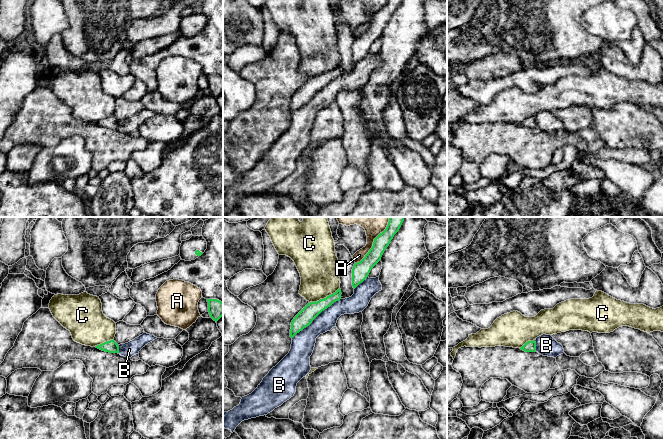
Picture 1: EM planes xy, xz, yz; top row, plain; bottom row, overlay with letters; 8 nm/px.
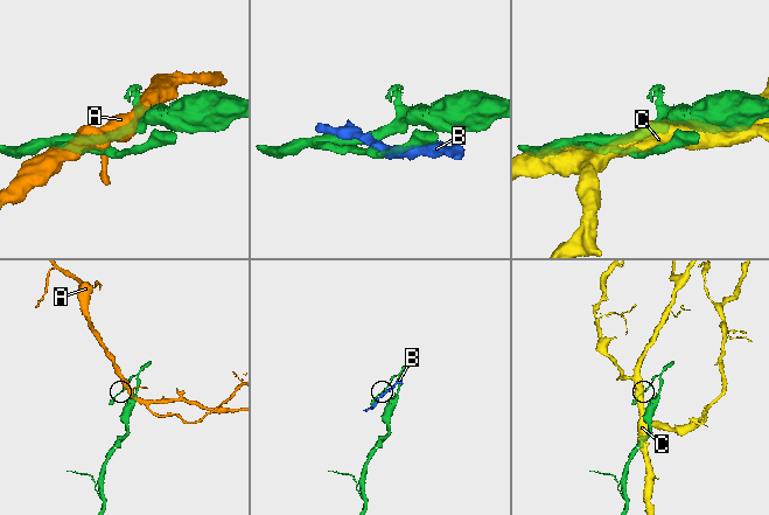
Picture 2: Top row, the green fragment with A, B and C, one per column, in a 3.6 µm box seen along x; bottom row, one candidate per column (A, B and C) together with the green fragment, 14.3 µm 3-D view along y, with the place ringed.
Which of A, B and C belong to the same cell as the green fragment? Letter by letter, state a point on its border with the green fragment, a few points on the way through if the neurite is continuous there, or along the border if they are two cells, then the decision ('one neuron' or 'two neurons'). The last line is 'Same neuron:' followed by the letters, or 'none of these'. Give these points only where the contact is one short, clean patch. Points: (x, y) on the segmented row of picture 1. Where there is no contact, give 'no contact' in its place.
A: xz (374, 241) | two neurons
B: xz (316, 316) | two neurons
C: xz (324, 298) | two neurons
Same neuron: none of these

